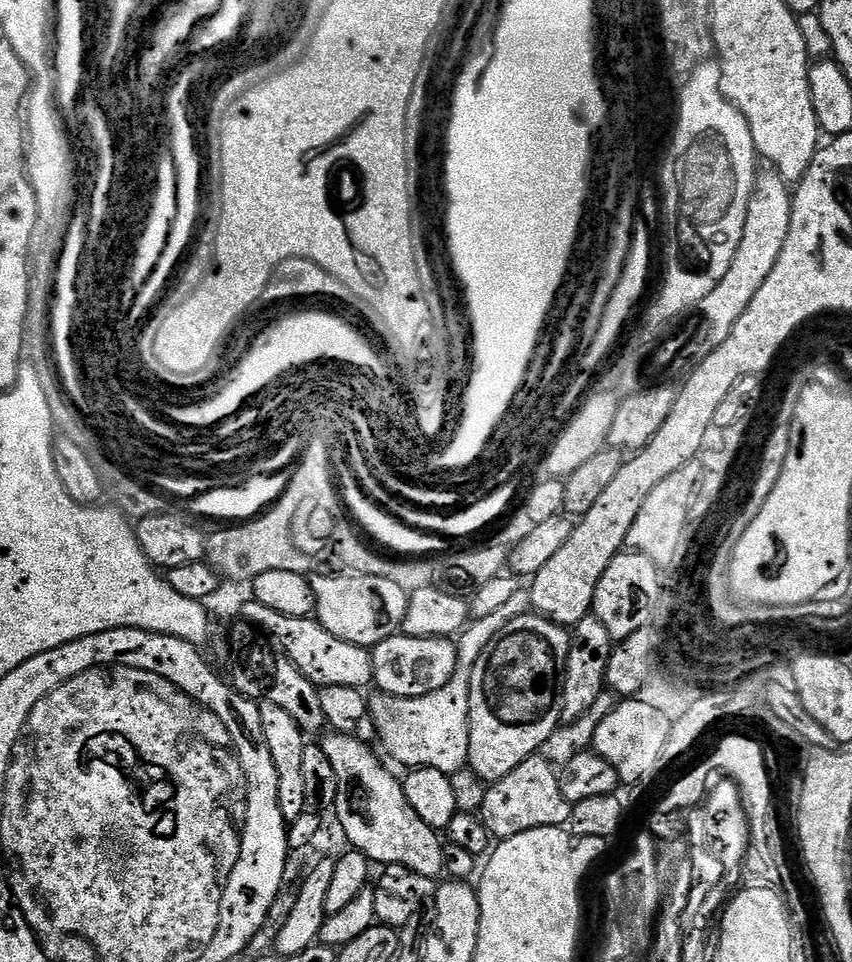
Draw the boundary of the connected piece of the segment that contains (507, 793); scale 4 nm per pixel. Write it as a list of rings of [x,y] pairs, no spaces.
[[[537,754],[526,758],[522,766],[514,766],[506,778],[495,781],[489,787],[492,789],[484,792],[478,815],[486,830],[489,834],[494,833],[497,841],[509,840],[514,838],[514,834],[535,828],[559,828],[571,821],[573,804],[562,794],[560,773],[542,757]]]

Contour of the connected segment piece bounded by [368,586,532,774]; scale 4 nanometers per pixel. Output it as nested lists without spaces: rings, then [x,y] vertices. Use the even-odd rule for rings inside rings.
[[[522,586],[516,594],[511,595],[511,599],[505,605],[492,611],[491,615],[487,615],[486,618],[472,620],[462,633],[464,648],[462,644],[462,659],[456,665],[454,678],[450,678],[450,682],[446,682],[446,686],[442,690],[434,690],[434,694],[426,694],[425,696],[385,696],[376,694],[376,697],[373,695],[369,699],[368,716],[370,717],[370,724],[372,720],[377,734],[380,735],[381,742],[384,743],[385,750],[398,763],[405,764],[405,769],[437,768],[449,774],[460,774],[465,771],[468,763],[468,747],[470,746],[468,719],[470,718],[470,676],[472,675],[472,668],[478,662],[482,650],[486,646],[490,646],[490,642],[494,642],[498,630],[502,630],[502,626],[506,626],[506,622],[514,622],[514,618],[529,615],[531,608],[532,593],[527,587]]]

